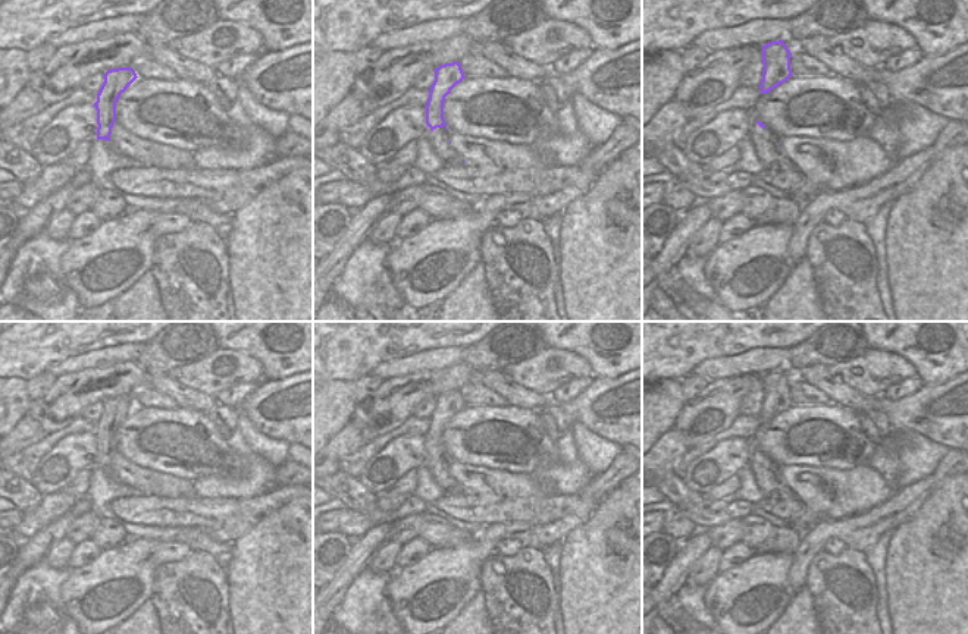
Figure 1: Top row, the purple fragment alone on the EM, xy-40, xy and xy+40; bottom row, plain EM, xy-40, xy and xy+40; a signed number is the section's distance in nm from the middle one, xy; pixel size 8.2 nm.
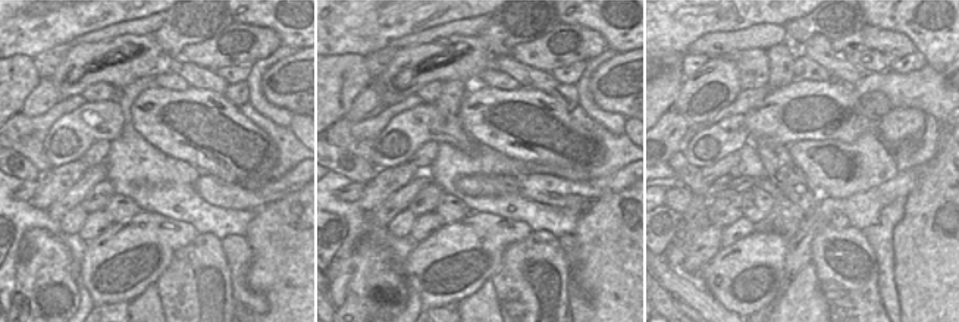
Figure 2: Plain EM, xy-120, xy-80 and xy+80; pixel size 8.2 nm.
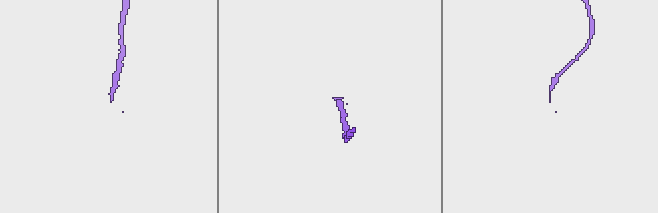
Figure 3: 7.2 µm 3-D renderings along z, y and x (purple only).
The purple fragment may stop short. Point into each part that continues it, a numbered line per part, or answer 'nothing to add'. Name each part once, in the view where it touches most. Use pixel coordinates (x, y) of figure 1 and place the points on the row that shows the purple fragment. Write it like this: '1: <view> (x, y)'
1: xy (438, 138)

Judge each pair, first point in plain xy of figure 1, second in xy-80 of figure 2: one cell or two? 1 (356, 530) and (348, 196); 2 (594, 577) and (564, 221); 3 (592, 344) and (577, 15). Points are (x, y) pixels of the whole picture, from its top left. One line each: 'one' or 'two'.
1: two
2: two
3: one

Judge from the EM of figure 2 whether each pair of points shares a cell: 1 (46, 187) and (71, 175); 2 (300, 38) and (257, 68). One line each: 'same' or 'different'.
1: same
2: different

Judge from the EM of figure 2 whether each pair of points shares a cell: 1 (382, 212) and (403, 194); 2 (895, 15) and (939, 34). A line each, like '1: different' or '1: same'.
1: same
2: same

